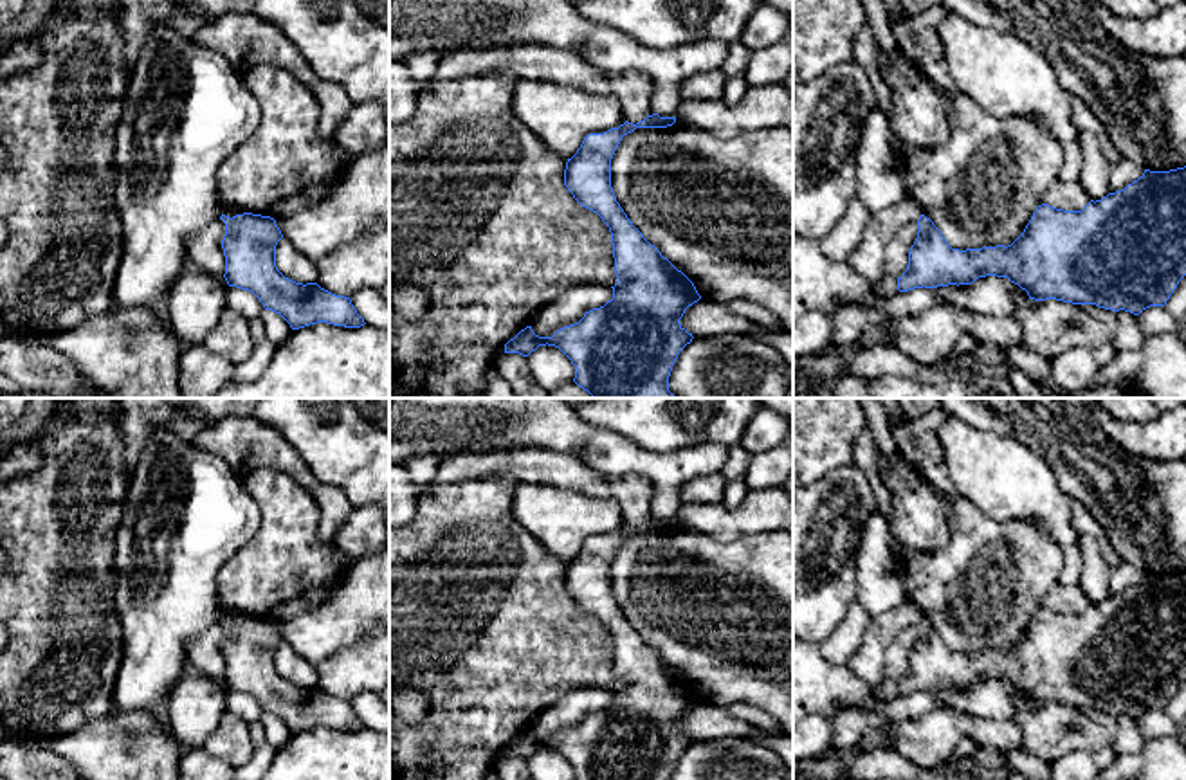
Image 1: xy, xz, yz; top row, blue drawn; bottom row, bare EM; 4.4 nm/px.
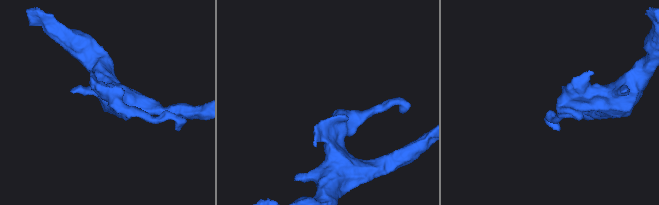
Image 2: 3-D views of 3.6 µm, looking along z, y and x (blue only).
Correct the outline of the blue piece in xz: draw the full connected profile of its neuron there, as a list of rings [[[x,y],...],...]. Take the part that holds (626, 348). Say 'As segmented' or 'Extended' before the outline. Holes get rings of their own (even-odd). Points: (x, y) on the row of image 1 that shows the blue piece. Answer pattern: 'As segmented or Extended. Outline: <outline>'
As segmented. Outline: [[[652,113],[636,124],[625,121],[618,128],[584,137],[577,153],[566,162],[564,186],[582,207],[597,213],[609,227],[618,279],[611,286],[613,299],[586,312],[579,322],[557,330],[552,337],[539,337],[532,326],[526,326],[505,344],[505,353],[523,357],[539,346],[559,348],[575,366],[573,382],[593,398],[676,398],[669,391],[669,376],[680,351],[694,339],[680,319],[701,295],[694,283],[633,225],[611,187],[611,159],[622,137],[636,128],[667,128],[674,122],[676,117]]]

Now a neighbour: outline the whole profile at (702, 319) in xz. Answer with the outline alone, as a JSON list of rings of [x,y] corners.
[[[699,299],[689,306],[680,319],[692,337],[714,337],[725,333],[739,333],[753,337],[753,322],[728,310],[726,304]]]

